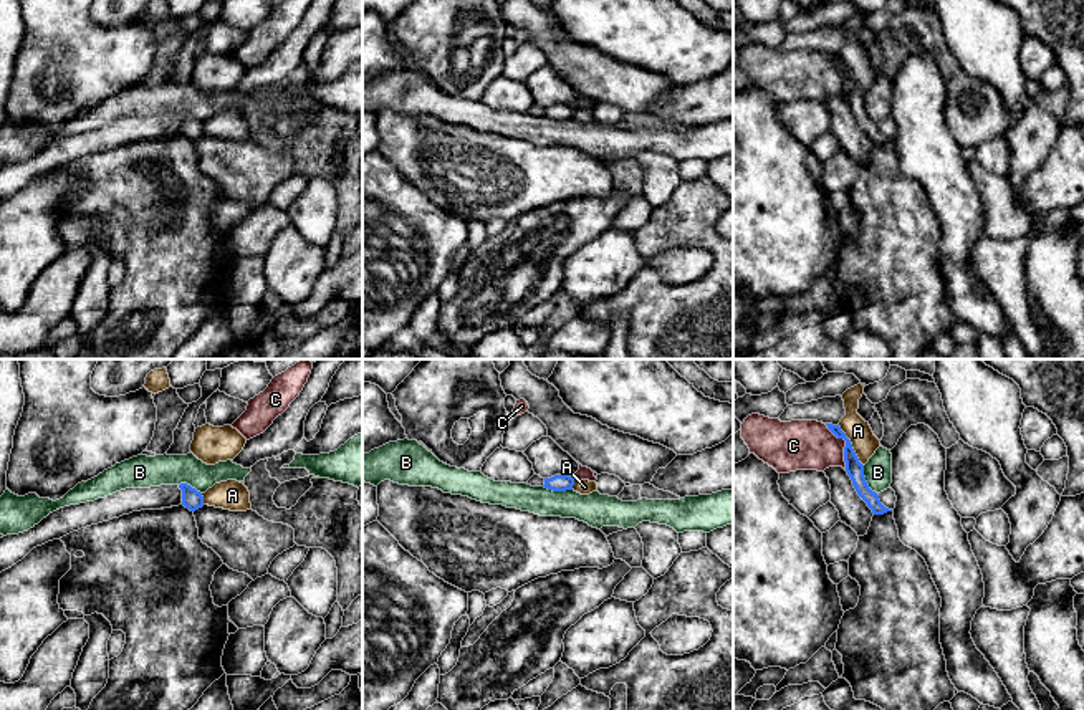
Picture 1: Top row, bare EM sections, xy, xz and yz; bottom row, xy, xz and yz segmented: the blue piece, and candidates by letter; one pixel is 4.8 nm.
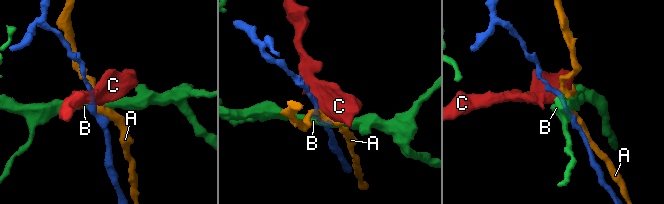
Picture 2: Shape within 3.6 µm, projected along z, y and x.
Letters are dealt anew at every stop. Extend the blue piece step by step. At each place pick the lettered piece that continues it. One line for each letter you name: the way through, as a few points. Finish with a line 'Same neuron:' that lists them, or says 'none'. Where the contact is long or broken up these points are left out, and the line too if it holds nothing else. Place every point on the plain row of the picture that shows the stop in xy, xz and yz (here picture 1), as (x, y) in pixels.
Same neuron: none

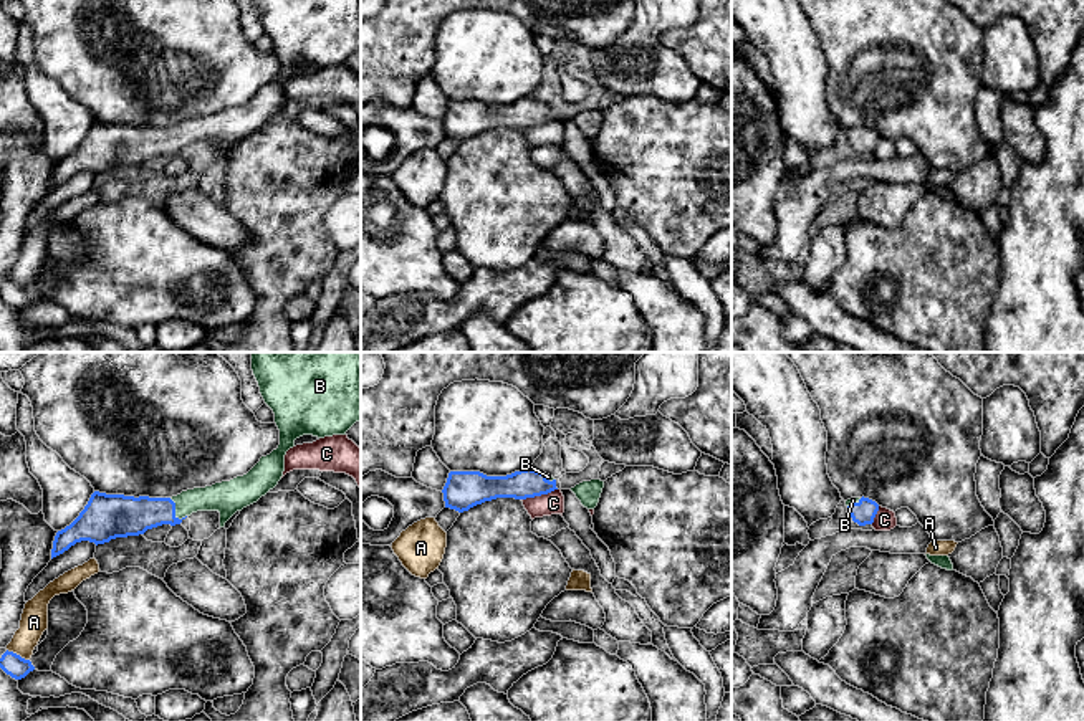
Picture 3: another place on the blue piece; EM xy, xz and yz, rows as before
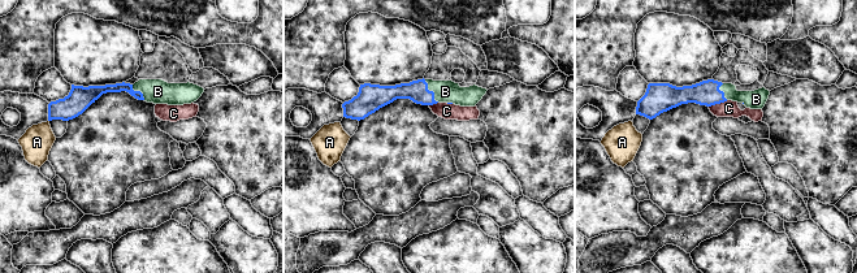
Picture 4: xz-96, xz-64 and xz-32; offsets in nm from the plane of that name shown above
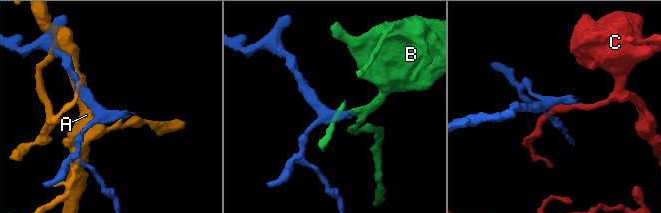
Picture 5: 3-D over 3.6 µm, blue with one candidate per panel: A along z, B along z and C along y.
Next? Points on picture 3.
B: Path across: xy (123, 146), (174, 141), (192, 129), (222, 126)
Same neuron: B

